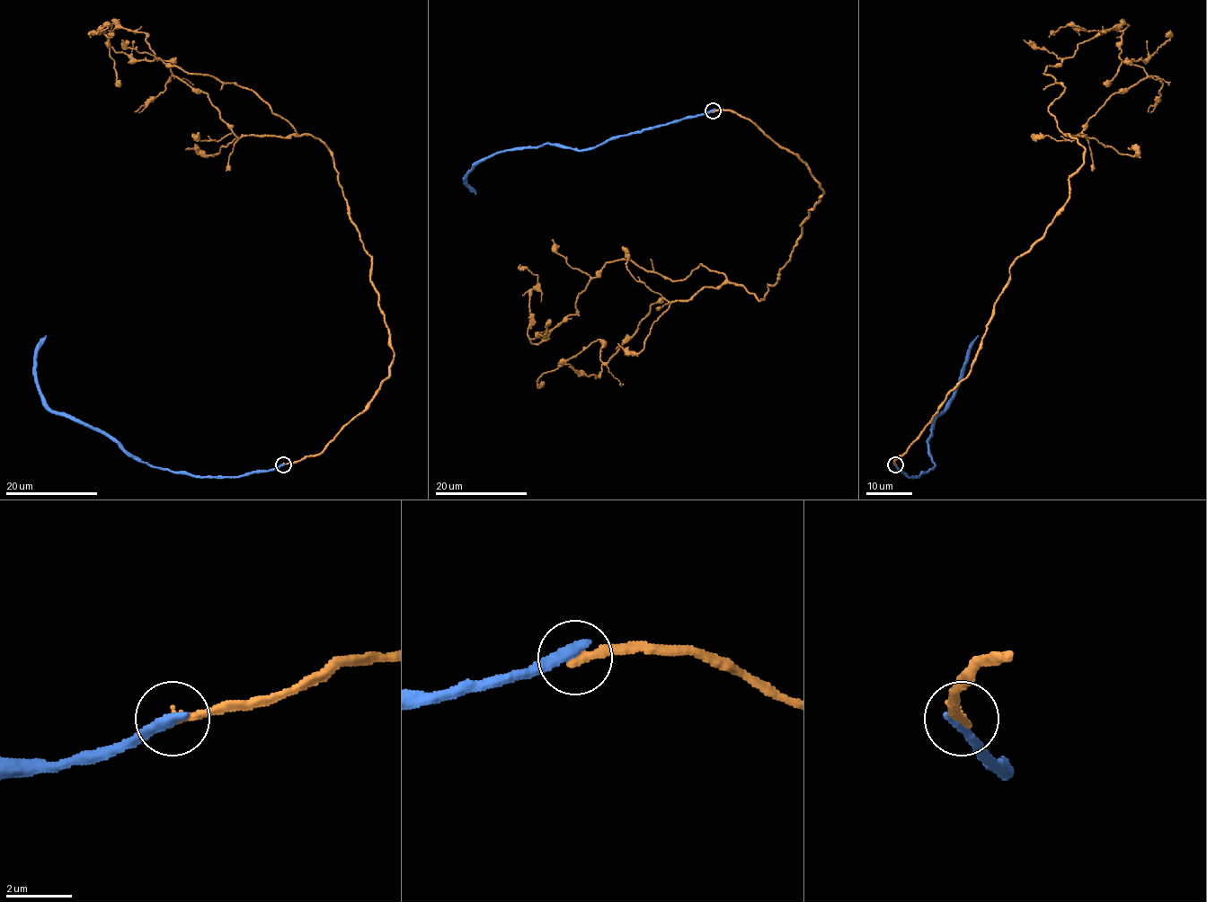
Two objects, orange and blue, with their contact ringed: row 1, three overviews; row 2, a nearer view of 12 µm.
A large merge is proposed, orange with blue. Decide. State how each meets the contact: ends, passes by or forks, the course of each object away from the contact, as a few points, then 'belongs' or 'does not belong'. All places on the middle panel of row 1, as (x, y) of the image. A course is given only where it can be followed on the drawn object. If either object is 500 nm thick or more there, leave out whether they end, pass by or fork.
orange ends there; blue ends there; orange runs (713, 111), (824, 191), (763, 299), (617, 259), (533, 344), (520, 265); blue runs (713, 111), (578, 150), (543, 143), (502, 150), (466, 174), (465, 181), (475, 194); does not belong

